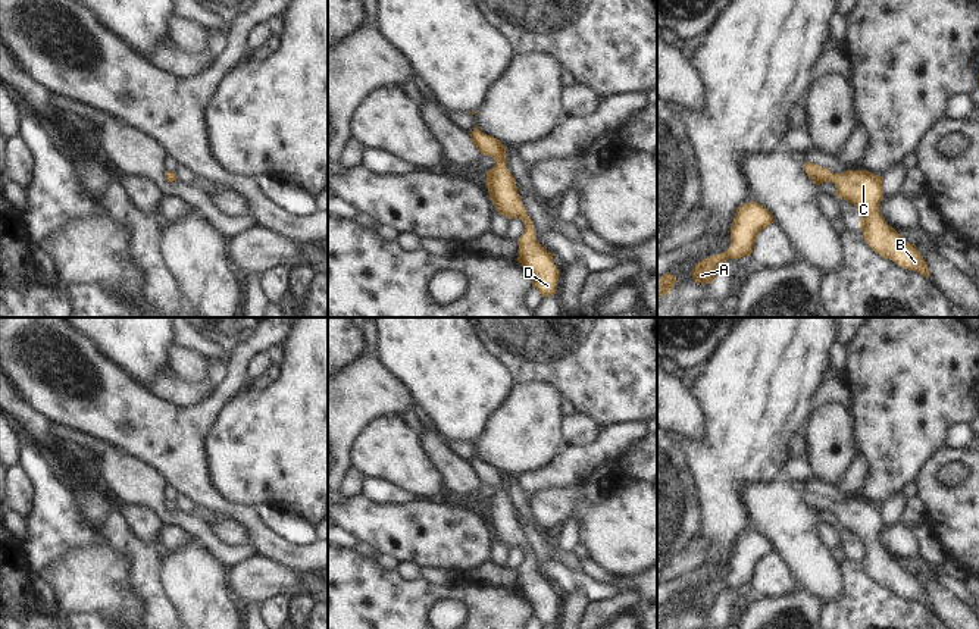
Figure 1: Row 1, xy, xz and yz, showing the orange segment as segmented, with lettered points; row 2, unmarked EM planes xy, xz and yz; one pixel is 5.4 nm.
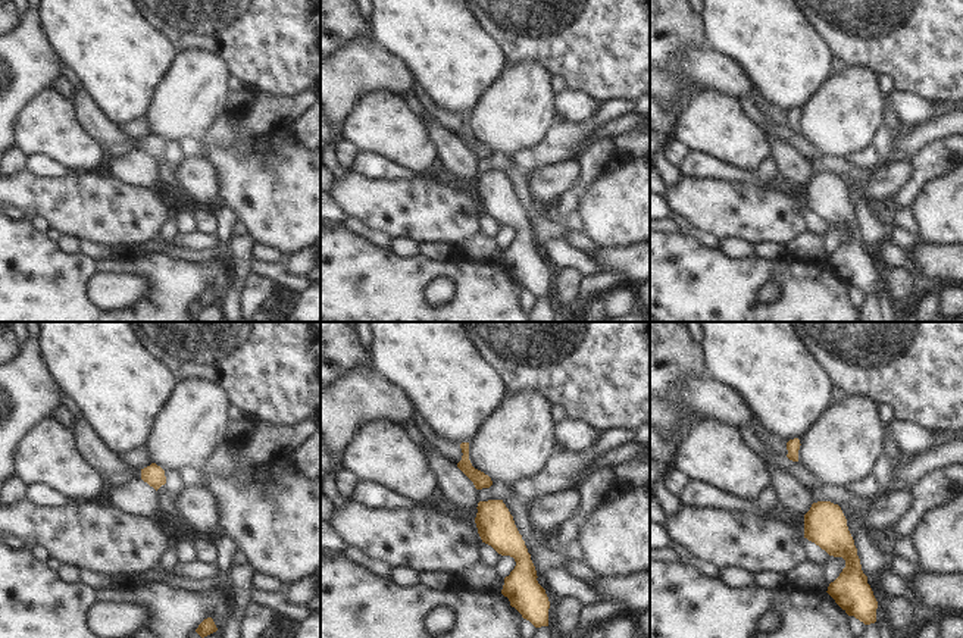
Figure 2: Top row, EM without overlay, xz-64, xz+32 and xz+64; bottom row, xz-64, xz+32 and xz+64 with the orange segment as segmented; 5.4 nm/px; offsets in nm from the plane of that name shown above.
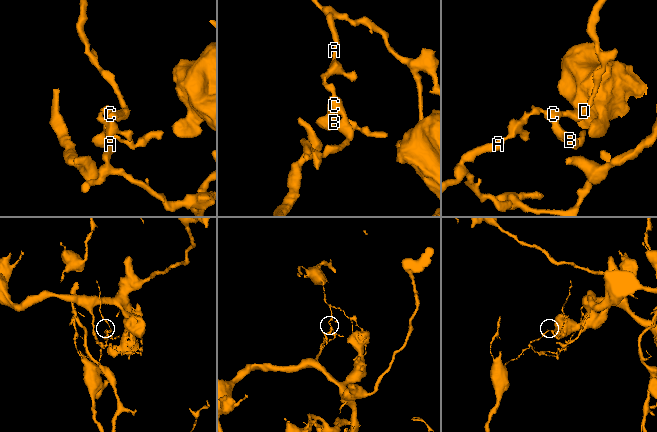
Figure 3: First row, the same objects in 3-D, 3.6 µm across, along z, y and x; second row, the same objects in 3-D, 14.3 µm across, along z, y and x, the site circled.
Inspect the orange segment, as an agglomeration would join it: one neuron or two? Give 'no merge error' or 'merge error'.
no merge error

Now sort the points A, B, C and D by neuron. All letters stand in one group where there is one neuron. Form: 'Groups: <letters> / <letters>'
Groups: A B C D.

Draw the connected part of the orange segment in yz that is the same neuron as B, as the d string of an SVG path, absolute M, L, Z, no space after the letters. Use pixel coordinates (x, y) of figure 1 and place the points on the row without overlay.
M808 491L803 495L816 514L833 511L836 526L856 535L861 545L860 558L863 567L876 583L929 607L928 594L916 575L907 572L881 544L879 533L883 529L882 506L869 500L851 498L845 503L833 503Z

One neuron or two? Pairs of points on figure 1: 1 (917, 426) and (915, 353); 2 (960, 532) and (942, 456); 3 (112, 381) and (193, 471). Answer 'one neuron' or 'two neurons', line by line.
1: one neuron
2: one neuron
3: one neuron

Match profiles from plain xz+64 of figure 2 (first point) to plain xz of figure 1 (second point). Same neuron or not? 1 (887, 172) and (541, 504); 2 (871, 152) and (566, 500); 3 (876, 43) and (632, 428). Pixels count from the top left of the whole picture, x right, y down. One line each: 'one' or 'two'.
1: one
2: two
3: two

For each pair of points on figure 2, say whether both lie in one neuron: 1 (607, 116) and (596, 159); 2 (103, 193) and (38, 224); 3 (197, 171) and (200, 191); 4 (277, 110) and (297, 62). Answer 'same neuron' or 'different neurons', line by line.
1: different neurons
2: different neurons
3: same neuron
4: different neurons

